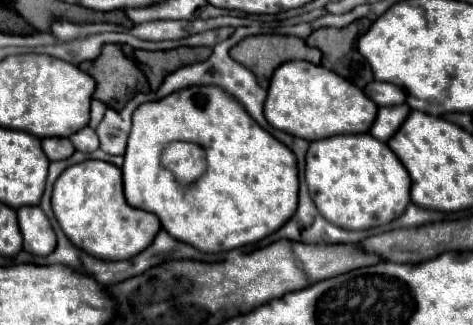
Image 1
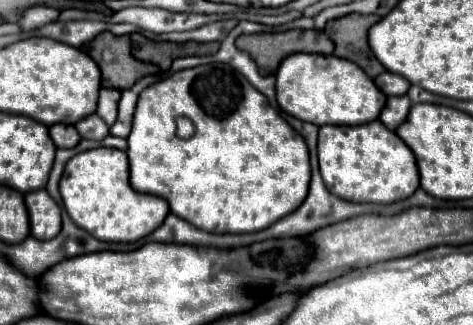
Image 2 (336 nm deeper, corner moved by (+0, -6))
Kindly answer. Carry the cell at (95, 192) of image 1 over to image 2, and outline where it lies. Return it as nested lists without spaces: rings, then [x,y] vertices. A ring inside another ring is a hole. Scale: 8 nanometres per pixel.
[[[91,149],[77,153],[65,165],[59,183],[63,207],[75,225],[83,227],[99,241],[129,243],[153,233],[167,217],[167,201],[155,195],[137,193],[129,185],[127,153],[119,149]]]

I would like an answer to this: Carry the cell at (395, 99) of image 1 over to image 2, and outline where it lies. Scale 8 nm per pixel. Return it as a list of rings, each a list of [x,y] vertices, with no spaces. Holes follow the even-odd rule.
[[[381,73],[375,79],[375,85],[387,95],[387,97],[397,97],[397,95],[405,95],[407,89],[411,87],[411,83],[407,83],[407,79],[403,79],[401,75],[395,73]]]

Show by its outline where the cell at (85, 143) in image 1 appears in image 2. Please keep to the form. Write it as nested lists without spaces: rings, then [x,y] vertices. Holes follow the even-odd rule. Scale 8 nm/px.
[[[91,115],[89,119],[81,119],[75,129],[79,131],[81,139],[93,139],[93,141],[103,141],[109,135],[109,127],[99,119],[99,115]]]

